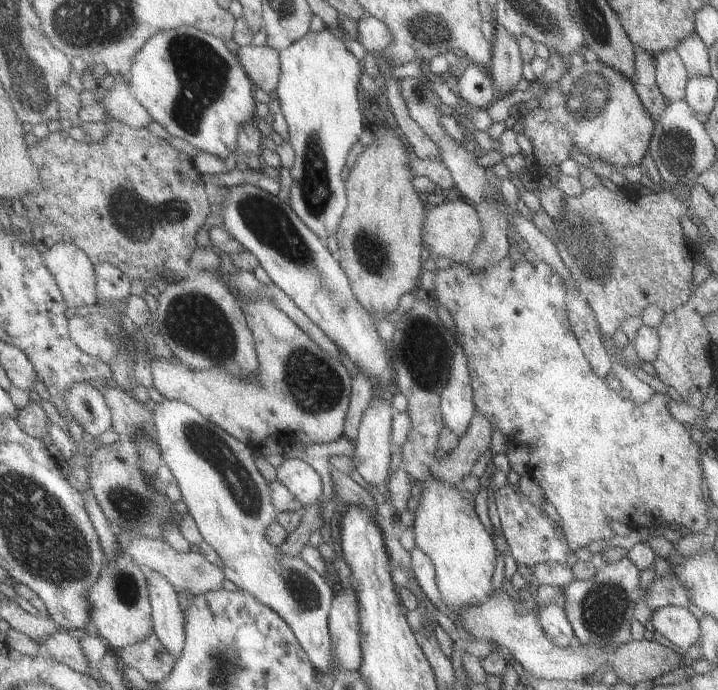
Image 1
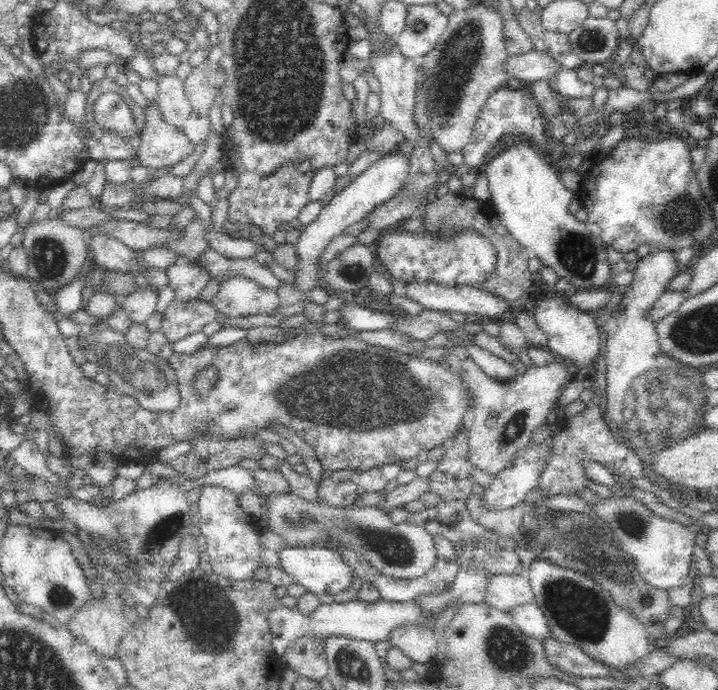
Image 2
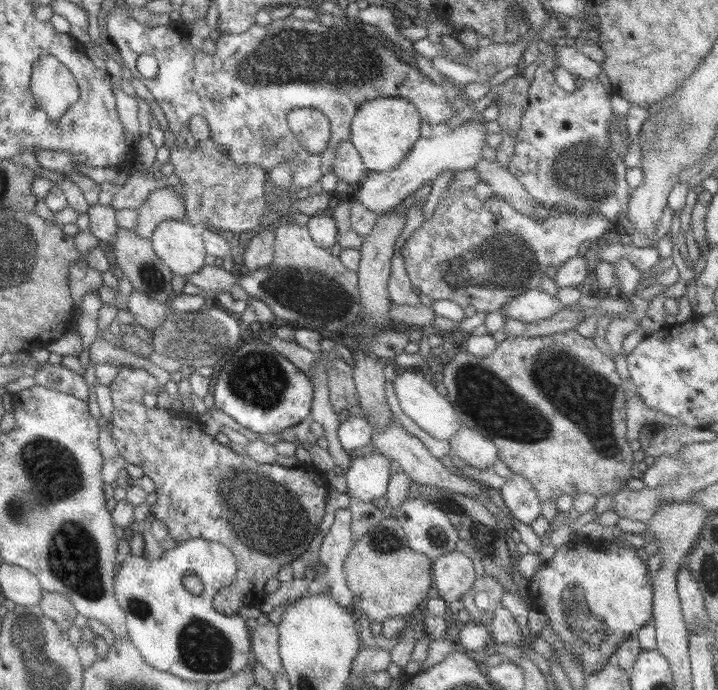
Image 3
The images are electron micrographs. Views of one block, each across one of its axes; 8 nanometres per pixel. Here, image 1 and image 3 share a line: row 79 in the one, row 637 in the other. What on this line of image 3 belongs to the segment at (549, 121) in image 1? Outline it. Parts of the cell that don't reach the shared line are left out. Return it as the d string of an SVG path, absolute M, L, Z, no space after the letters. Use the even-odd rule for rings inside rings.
M584 537L555 548L553 557L528 579L531 605L545 615L545 622L575 654L584 673L603 667L617 646L651 618L650 577L636 551L627 543L617 545Z

